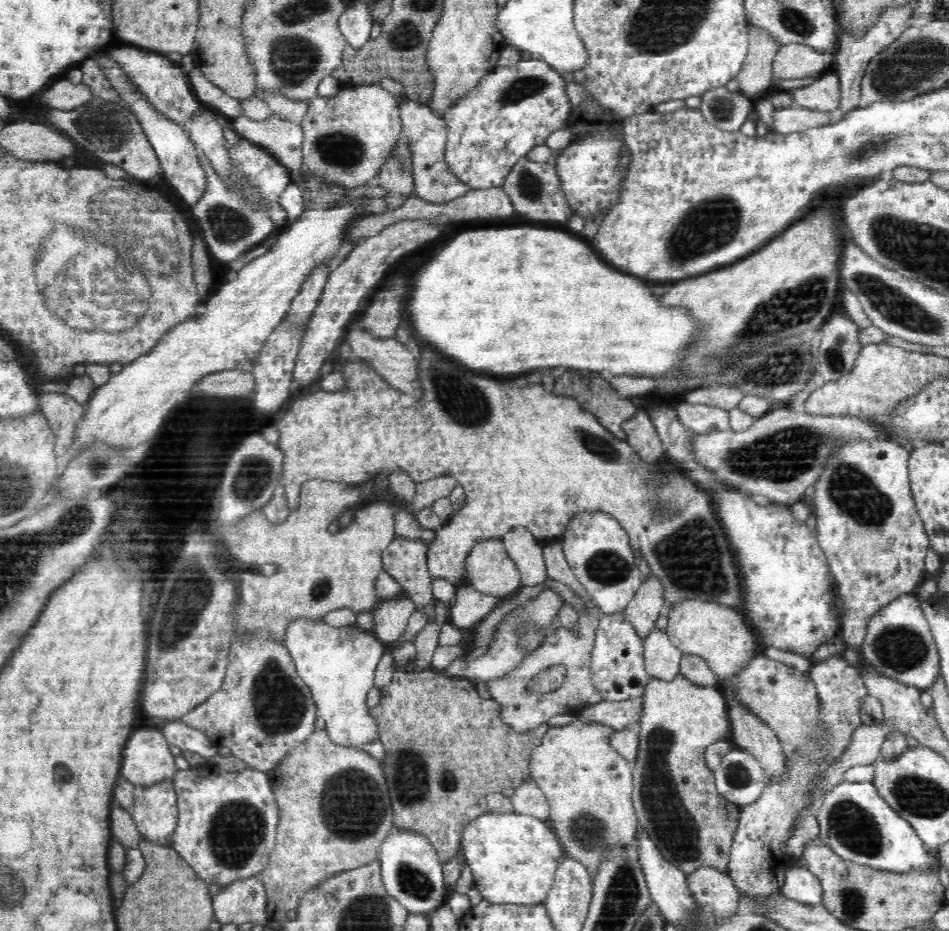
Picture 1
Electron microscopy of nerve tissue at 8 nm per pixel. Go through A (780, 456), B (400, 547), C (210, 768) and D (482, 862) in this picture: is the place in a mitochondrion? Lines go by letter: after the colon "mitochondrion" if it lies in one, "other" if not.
A: mitochondrion
B: other
C: other
D: other

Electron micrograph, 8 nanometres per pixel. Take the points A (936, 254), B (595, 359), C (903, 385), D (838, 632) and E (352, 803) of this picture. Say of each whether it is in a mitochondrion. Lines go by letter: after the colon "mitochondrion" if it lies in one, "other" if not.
A: mitochondrion
B: other
C: other
D: other
E: mitochondrion

